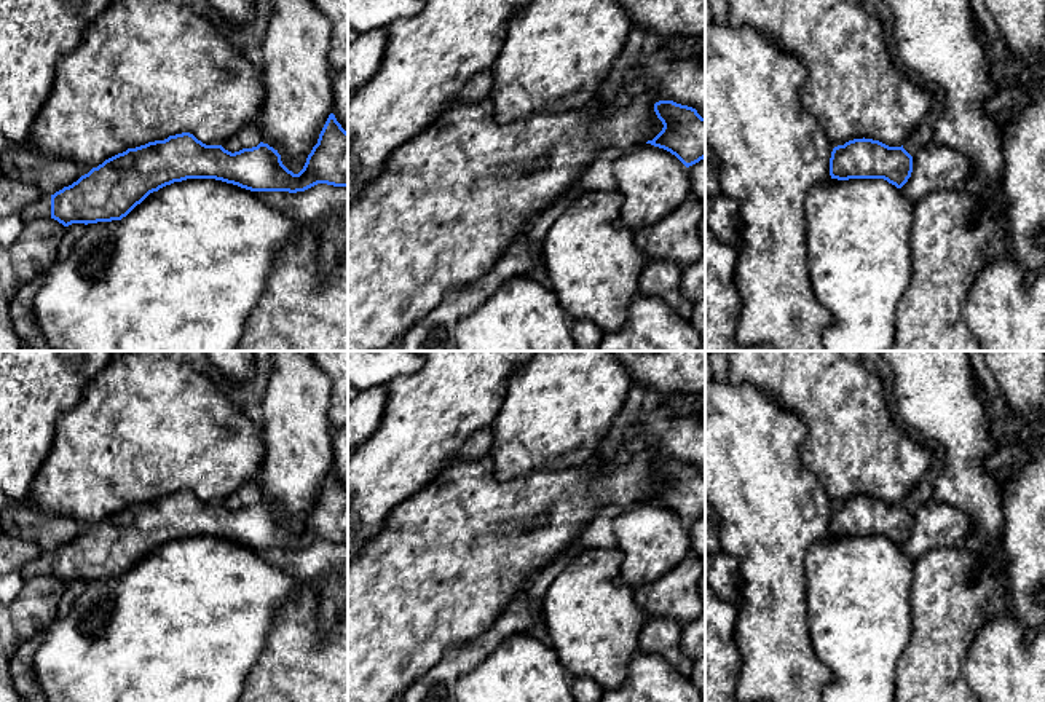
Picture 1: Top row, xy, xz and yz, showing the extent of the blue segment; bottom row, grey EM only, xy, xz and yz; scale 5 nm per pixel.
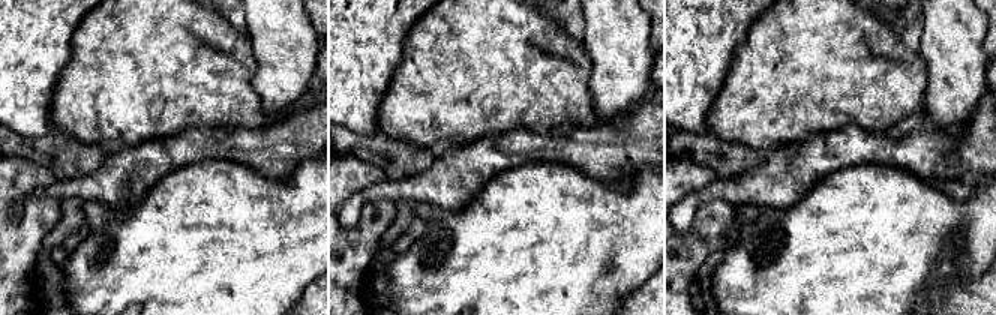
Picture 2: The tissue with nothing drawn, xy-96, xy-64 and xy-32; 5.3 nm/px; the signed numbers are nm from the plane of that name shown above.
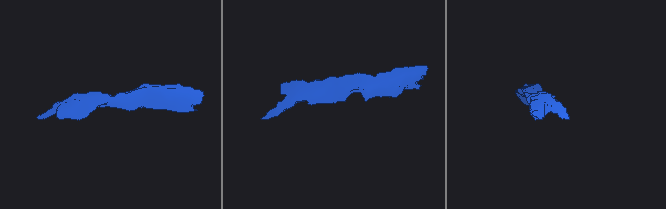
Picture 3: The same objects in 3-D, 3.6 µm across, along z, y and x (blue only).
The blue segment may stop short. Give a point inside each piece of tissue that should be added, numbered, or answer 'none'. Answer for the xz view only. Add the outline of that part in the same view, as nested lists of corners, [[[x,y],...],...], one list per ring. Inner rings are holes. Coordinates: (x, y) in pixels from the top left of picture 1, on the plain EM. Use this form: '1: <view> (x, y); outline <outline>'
none

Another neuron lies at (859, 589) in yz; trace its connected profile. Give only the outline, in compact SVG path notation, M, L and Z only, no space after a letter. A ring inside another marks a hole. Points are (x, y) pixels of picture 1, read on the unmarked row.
M830 536L810 546L804 566L812 646L831 672L823 702L893 702L897 664L913 633L914 560L884 536Z

